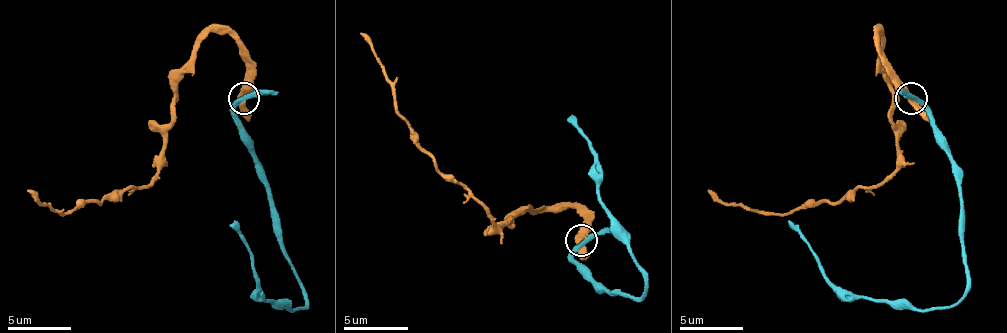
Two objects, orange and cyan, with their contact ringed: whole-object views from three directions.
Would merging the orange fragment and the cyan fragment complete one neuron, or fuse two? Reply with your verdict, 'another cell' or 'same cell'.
another cell

